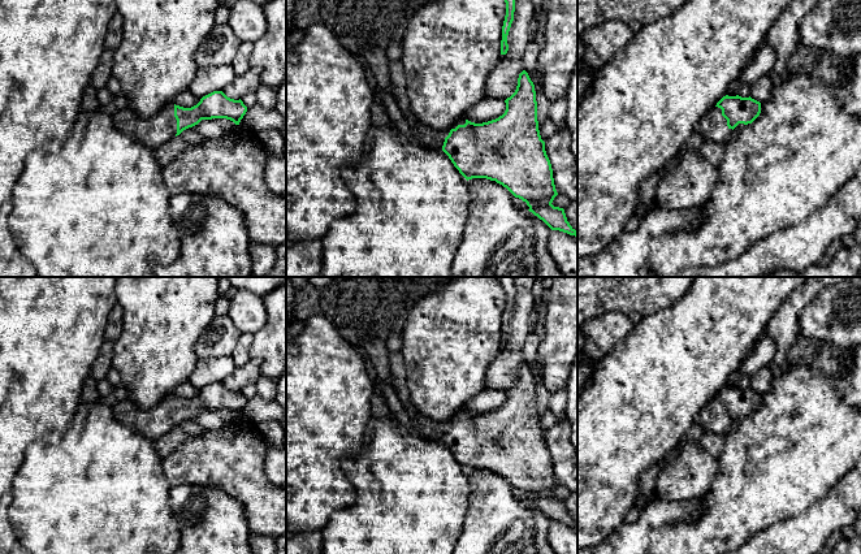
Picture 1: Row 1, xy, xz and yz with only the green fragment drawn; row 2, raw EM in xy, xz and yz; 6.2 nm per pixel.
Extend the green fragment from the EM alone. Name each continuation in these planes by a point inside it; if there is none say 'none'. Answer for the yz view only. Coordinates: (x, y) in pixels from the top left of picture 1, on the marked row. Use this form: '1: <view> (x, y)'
1: yz (713, 125)

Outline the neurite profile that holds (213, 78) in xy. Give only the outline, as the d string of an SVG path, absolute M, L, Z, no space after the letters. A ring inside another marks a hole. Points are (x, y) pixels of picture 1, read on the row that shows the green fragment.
M232 65L199 68L189 91L202 99L213 91L222 91L234 78L235 73Z

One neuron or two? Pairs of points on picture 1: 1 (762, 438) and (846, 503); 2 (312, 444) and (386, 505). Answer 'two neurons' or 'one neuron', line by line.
1: two neurons
2: two neurons

